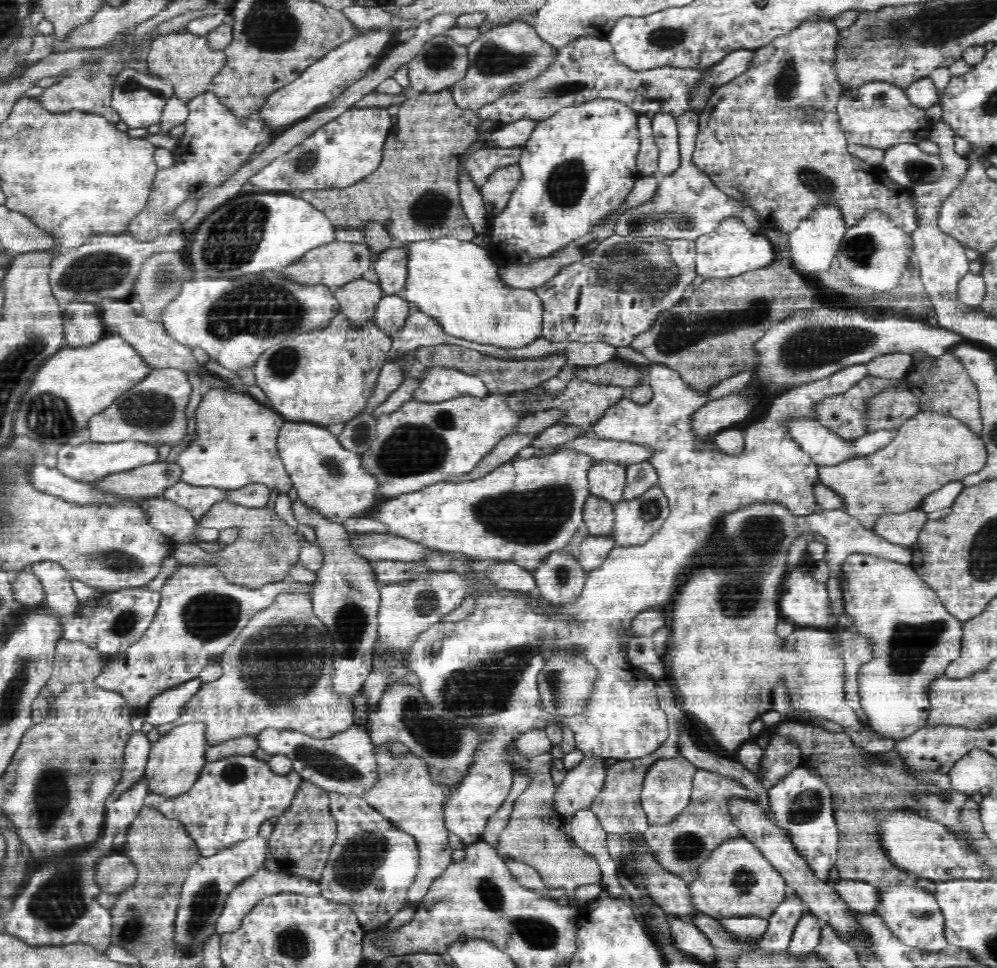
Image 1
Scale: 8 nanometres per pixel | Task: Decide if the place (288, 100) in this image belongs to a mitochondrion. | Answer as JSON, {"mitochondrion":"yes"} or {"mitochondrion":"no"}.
{"mitochondrion":"no"}

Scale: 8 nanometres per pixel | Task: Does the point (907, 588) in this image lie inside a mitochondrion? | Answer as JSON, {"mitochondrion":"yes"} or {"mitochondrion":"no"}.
{"mitochondrion":"no"}

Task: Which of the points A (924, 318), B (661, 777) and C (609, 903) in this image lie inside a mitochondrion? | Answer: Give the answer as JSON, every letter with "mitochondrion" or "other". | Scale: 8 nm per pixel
{"A":"other","B":"mitochondrion","C":"other"}

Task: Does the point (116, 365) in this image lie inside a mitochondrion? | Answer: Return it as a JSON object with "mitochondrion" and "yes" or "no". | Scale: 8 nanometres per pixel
{"mitochondrion":"no"}

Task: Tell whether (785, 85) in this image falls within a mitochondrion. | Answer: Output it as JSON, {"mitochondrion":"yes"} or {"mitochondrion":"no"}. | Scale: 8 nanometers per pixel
{"mitochondrion":"yes"}

